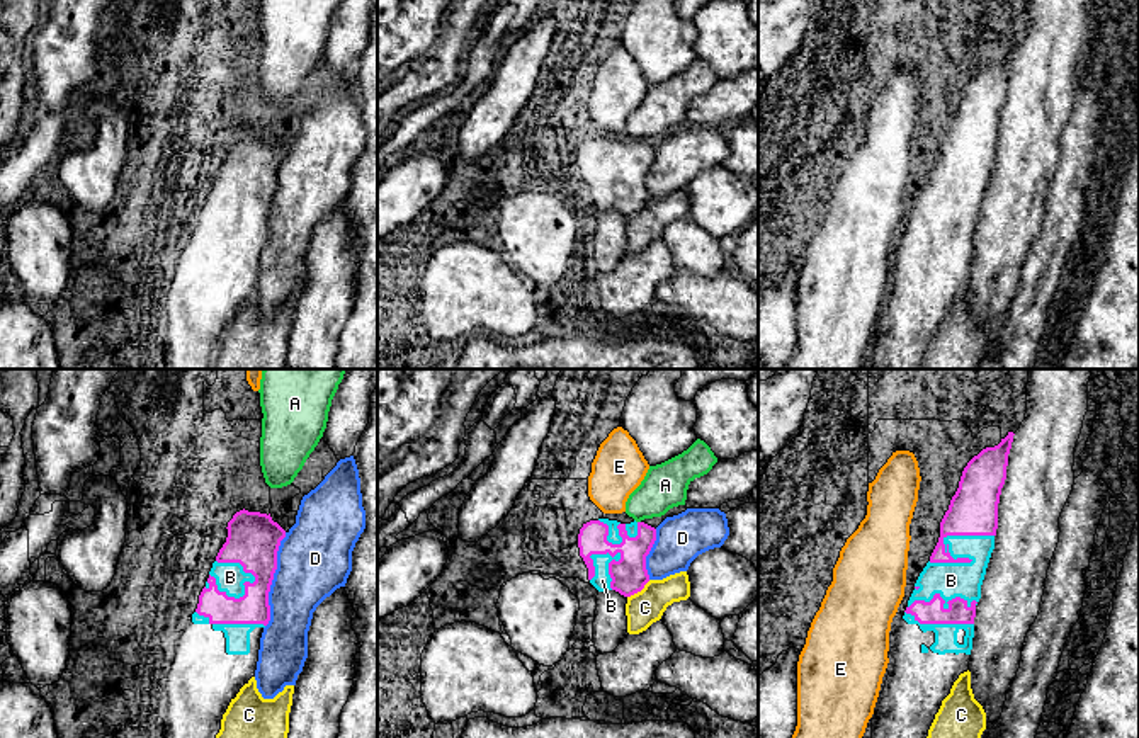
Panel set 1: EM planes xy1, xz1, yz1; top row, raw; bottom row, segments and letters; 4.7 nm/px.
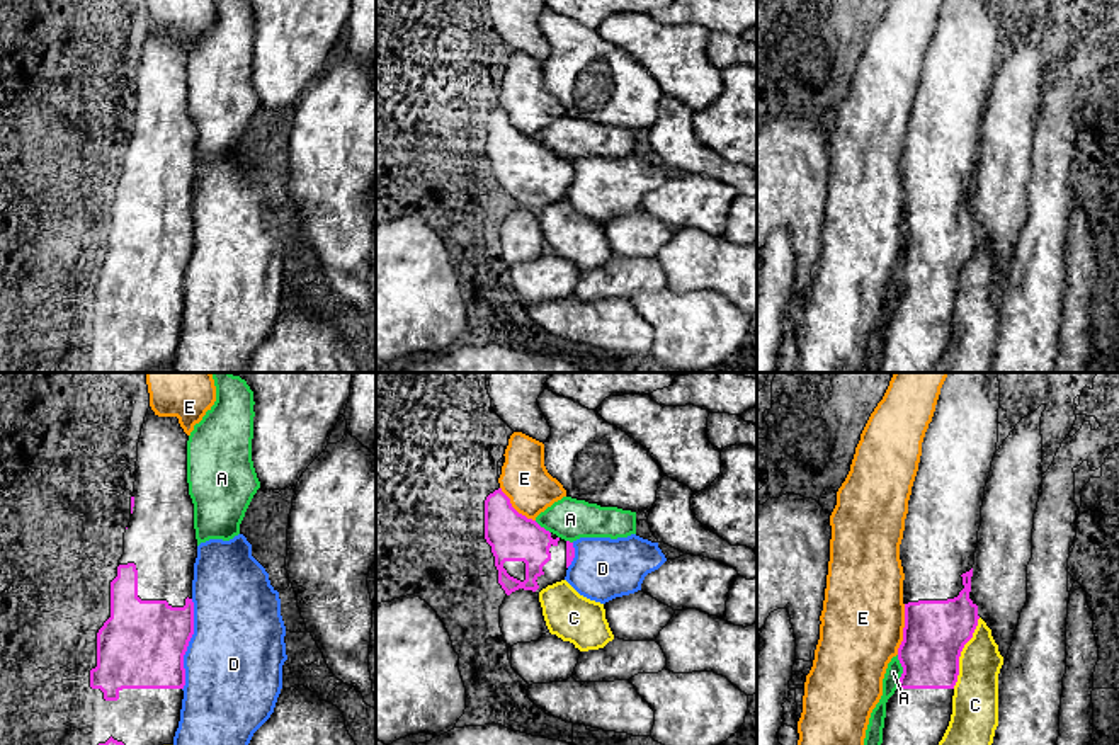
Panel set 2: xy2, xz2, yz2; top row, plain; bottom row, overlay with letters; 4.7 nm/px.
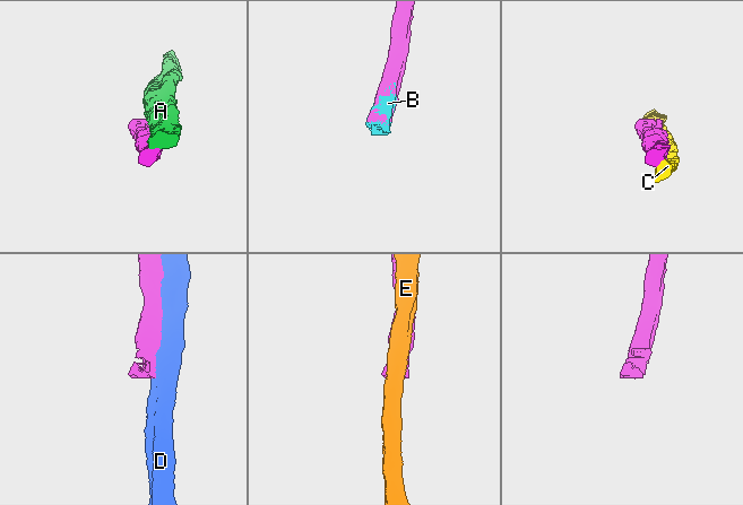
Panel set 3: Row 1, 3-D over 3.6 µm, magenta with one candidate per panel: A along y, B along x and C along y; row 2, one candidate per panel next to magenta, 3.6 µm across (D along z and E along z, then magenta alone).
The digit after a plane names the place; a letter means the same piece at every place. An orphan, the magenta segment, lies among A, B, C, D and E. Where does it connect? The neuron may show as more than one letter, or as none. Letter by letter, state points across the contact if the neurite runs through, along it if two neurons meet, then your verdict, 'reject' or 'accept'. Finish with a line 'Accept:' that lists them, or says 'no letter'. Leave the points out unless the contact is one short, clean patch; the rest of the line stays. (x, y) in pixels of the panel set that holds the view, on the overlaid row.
A: reject
B: reject
C: reject
D: reject
E: reject
Accept: no letter

